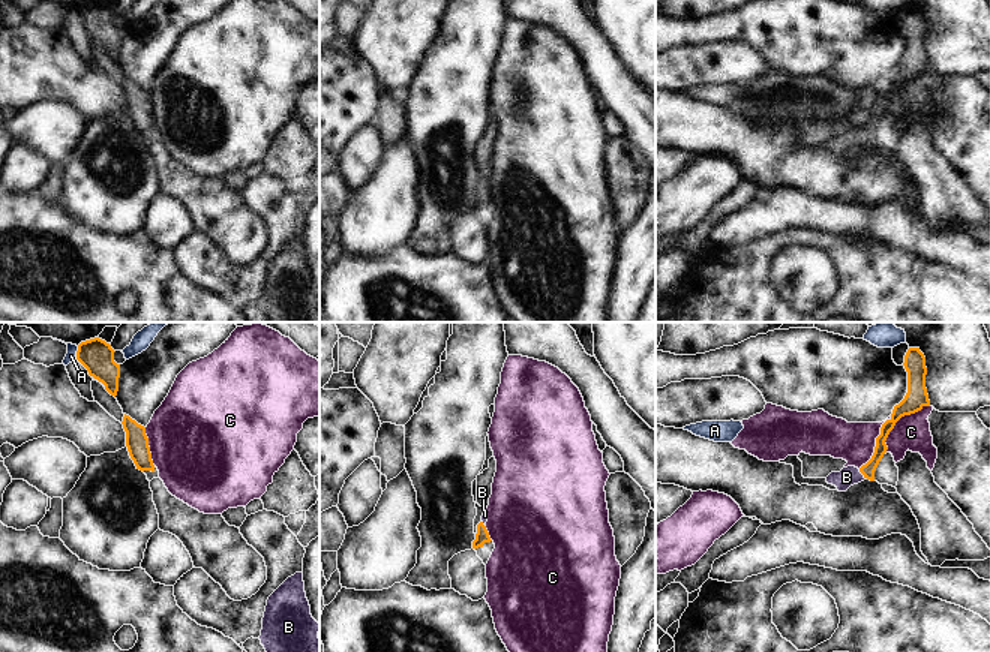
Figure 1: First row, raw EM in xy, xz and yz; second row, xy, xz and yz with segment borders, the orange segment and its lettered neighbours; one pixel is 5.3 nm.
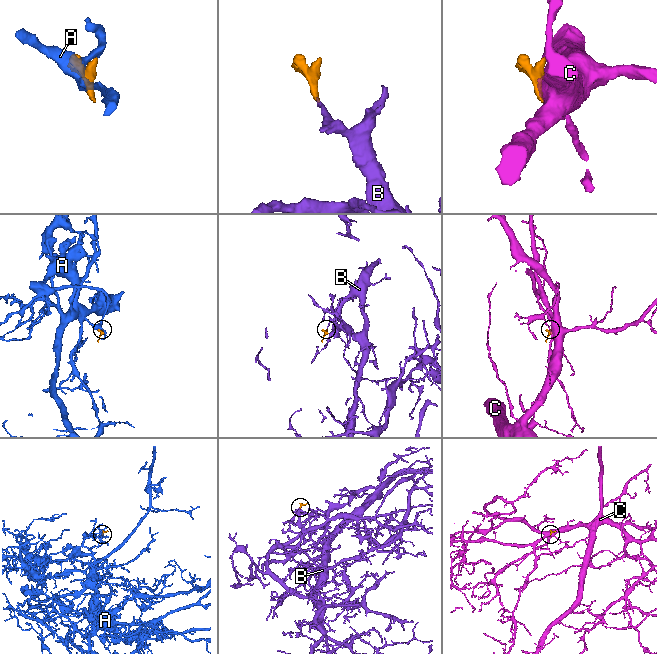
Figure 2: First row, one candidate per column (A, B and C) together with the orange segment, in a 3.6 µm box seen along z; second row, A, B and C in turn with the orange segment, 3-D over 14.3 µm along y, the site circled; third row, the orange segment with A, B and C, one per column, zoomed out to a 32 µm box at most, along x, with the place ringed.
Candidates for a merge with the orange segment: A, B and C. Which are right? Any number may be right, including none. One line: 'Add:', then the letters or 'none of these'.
Add: B

